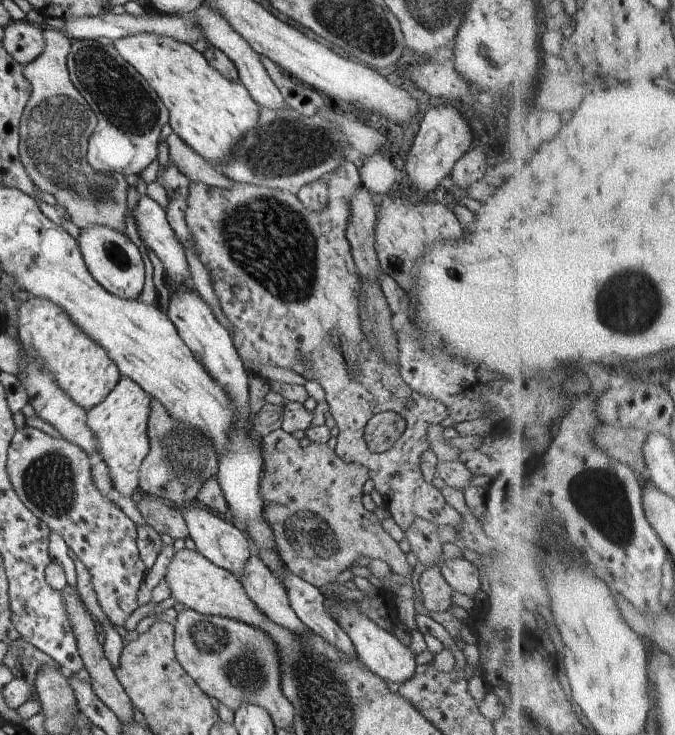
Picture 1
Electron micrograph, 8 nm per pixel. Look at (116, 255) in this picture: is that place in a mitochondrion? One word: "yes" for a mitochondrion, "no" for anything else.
yes

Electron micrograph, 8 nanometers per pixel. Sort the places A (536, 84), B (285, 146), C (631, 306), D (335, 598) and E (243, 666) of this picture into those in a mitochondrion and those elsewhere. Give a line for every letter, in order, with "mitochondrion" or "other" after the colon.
A: other
B: mitochondrion
C: mitochondrion
D: other
E: mitochondrion

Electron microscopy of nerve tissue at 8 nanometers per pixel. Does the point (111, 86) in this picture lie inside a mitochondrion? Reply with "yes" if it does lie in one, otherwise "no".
yes

